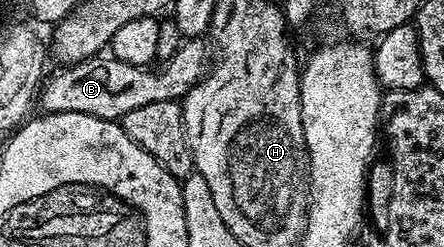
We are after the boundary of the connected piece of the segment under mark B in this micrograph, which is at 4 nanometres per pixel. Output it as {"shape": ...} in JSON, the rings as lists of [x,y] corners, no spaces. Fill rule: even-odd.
{"shape":[[[186,40],[171,58],[165,59],[159,70],[124,64],[112,56],[87,58],[85,62],[67,65],[55,78],[47,77],[41,83],[41,109],[47,114],[80,112],[97,118],[121,120],[128,112],[144,104],[156,104],[160,100],[172,102],[185,98],[186,93],[206,77],[211,54],[211,47],[205,41]]]}

